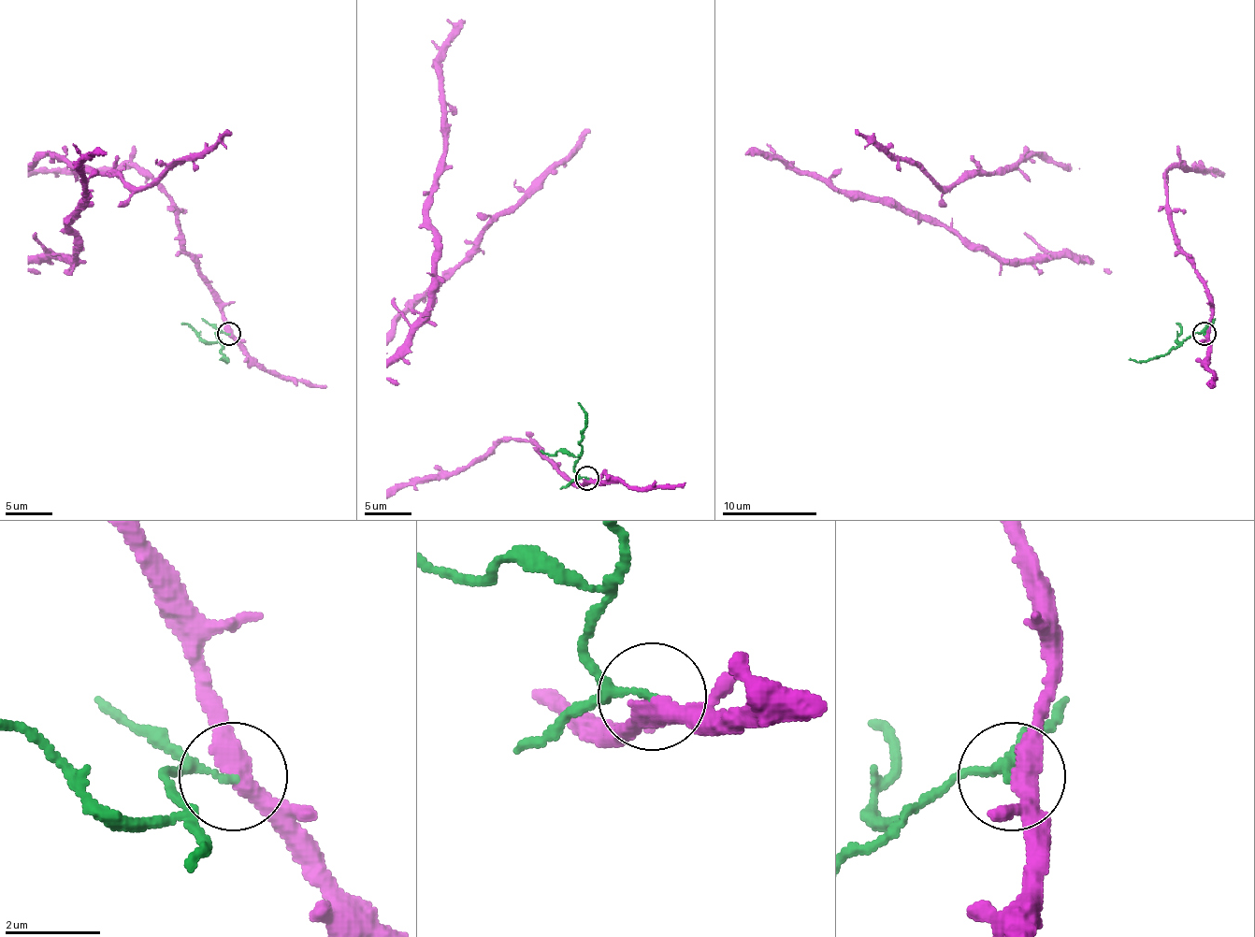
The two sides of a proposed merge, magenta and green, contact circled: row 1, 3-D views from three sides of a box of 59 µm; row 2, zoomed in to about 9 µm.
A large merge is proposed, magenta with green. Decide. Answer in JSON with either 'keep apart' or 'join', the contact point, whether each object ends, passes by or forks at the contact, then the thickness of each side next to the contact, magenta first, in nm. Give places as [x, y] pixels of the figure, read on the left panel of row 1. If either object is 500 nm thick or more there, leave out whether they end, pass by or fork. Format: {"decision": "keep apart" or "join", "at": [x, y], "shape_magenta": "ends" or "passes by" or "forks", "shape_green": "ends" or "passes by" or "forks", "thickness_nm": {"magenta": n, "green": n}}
{"decision": "keep apart", "at": [228, 334], "shape_magenta": "passes by", "shape_green": "passes by", "thickness_nm": {"magenta": 420, "green": 100}}

